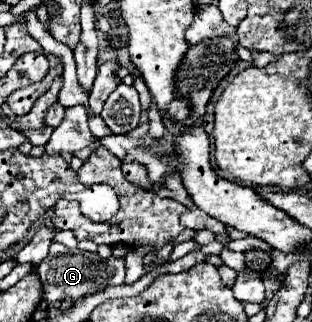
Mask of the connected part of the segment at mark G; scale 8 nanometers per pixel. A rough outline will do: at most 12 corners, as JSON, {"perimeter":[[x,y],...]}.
{"perimeter":[[51,244],[37,266],[49,304],[125,284],[123,258]]}

